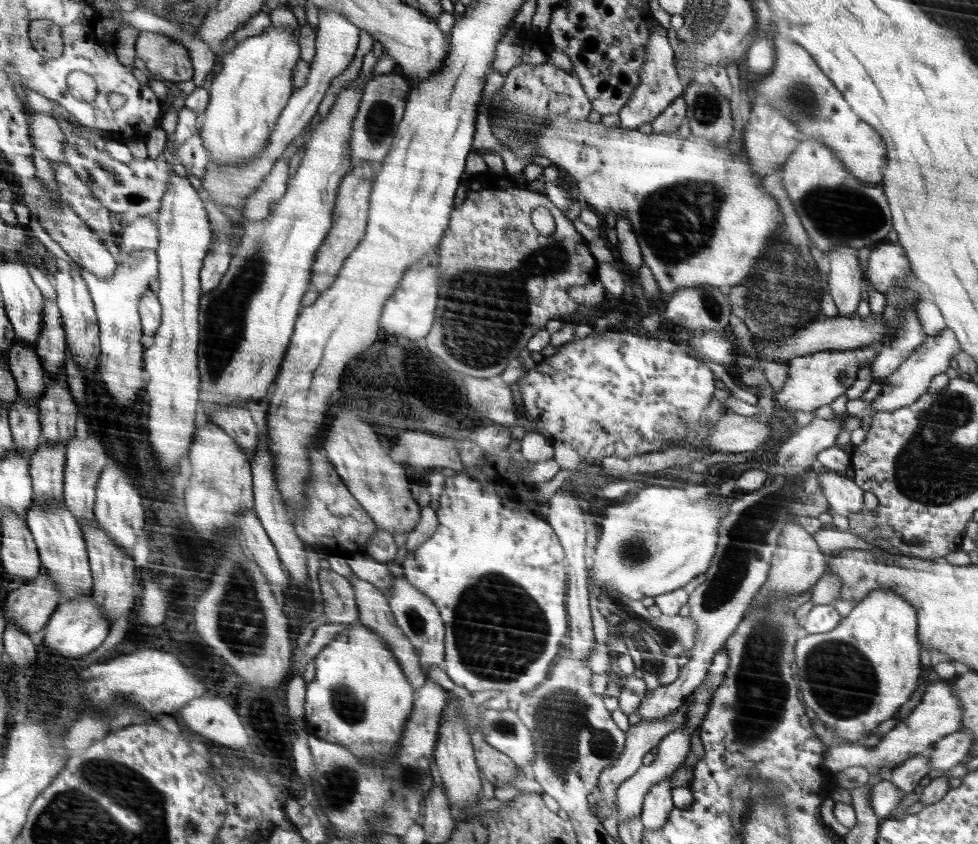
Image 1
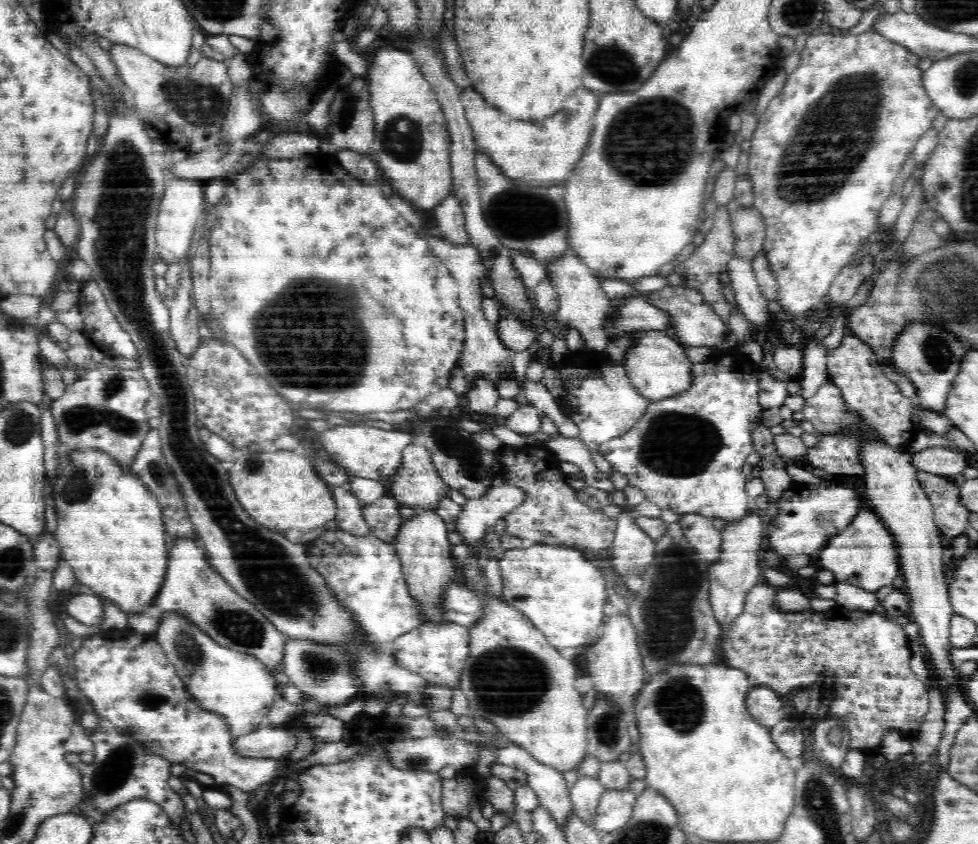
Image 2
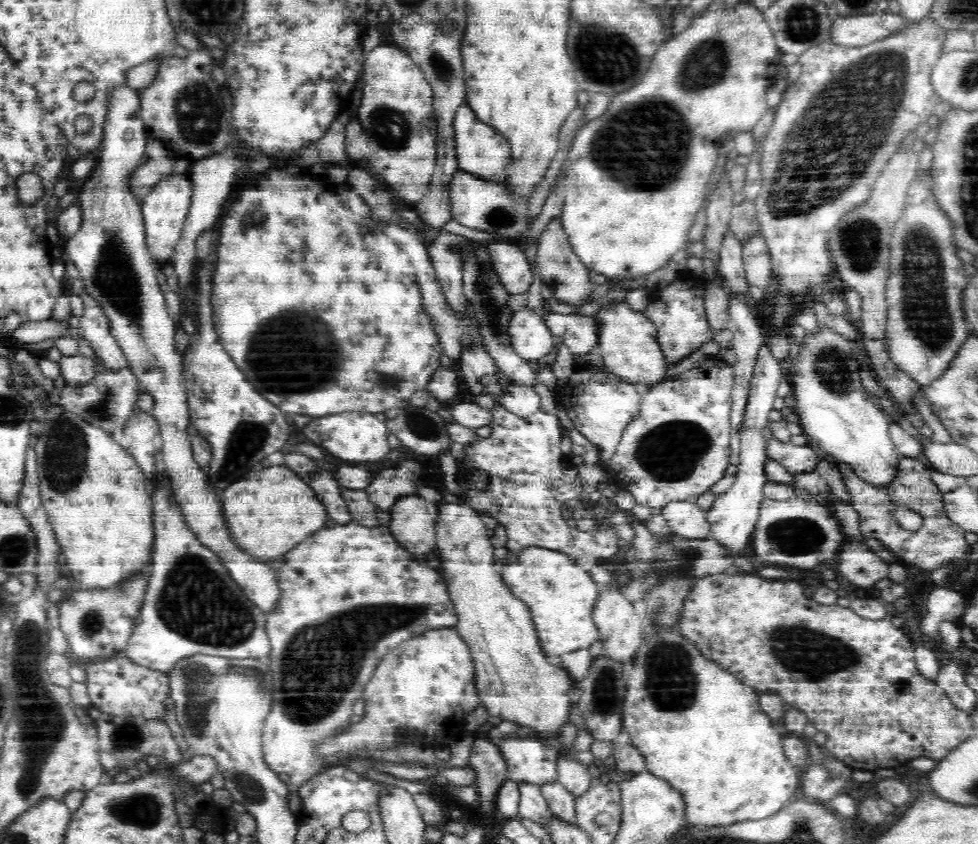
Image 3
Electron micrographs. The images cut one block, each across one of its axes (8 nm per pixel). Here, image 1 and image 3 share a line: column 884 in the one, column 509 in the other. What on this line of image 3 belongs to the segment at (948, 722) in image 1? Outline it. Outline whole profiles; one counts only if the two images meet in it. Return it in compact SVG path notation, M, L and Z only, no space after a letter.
M506 735L497 747L507 764L507 778L512 781L544 784L558 780L559 752L546 748L534 738Z

